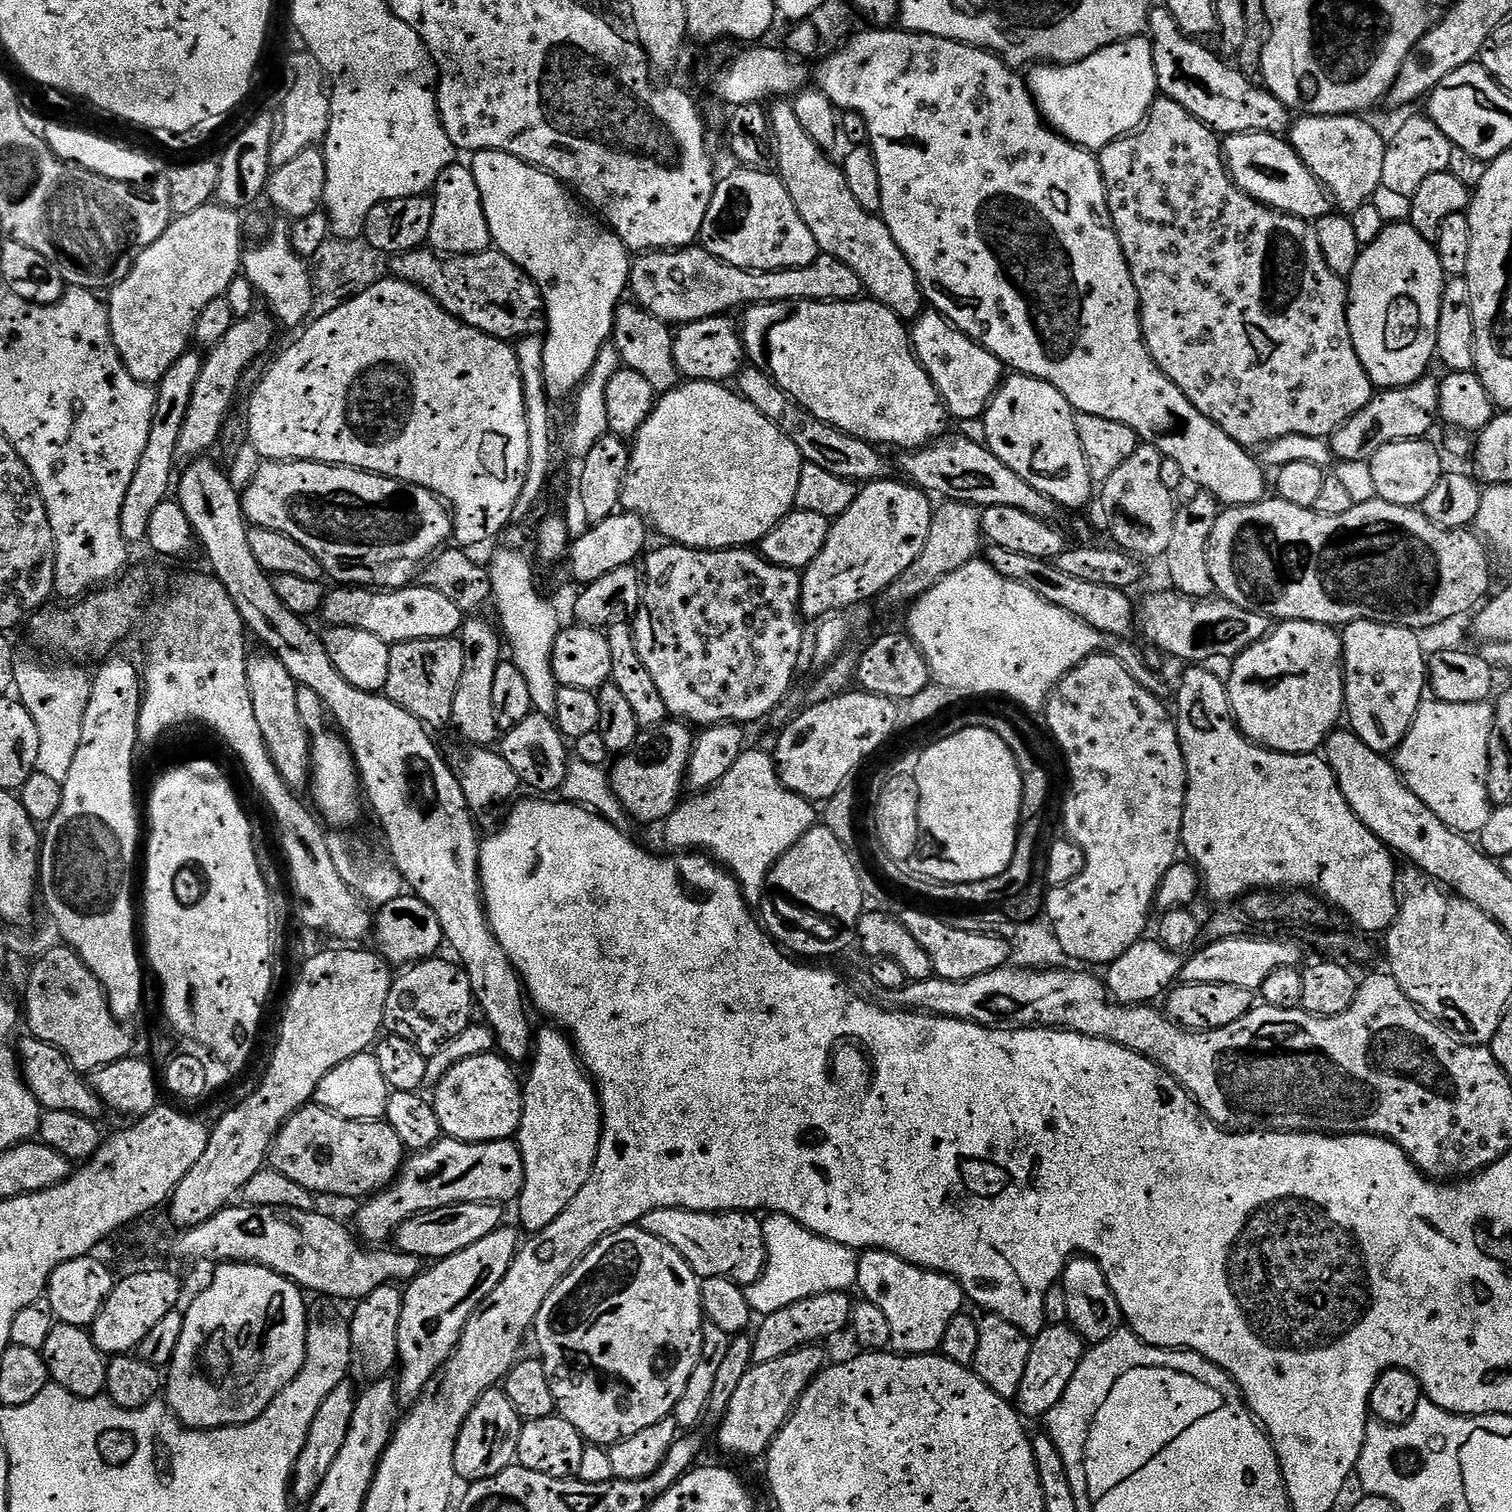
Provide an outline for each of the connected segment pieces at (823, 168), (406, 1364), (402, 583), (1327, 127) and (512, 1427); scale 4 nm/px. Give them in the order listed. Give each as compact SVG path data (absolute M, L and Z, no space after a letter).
M778 98L771 104L768 108L769 129L777 175L786 186L802 222L810 226L810 234L814 234L814 242L818 242L821 253L838 258L838 262L846 262L846 266L858 274L863 291L871 299L894 310L894 314L905 322L915 320L926 308L924 291L914 274L914 266L910 266L906 254L898 250L894 234L890 234L886 222L877 213L864 210L855 201L843 169L837 163L835 165L802 129L791 101Z
M508 1227L496 1228L486 1234L482 1242L474 1242L474 1246L458 1250L458 1254L435 1261L403 1289L402 1318L398 1322L398 1396L401 1401L415 1402L419 1398L430 1378L452 1357L470 1314L474 1314L494 1286L506 1278L518 1251L517 1229Z
M269 460L261 463L254 482L242 493L244 518L249 525L278 530L294 542L302 542L324 568L325 577L340 586L363 586L377 590L406 588L416 571L437 550L453 539L454 525L449 505L430 490L404 484L389 476L376 476L358 468L338 468L309 460Z
M1360 114L1351 116L1301 115L1290 128L1292 149L1302 158L1302 162L1311 170L1317 182L1328 189L1335 207L1344 214L1353 214L1352 212L1358 211L1363 204L1367 205L1382 184L1382 166L1388 145L1385 137L1380 137L1379 130L1374 125L1367 124L1364 119L1365 117Z
M499 1387L491 1388L470 1410L454 1446L454 1470L461 1481L485 1480L513 1467L522 1421Z

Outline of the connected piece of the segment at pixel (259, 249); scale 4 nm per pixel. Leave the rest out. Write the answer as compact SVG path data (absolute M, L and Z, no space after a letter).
M273 227L267 239L252 246L249 252L247 249L242 256L242 272L255 291L269 300L267 307L283 327L285 324L288 328L299 329L312 316L312 307L316 300L314 272L309 261L292 248L292 237L288 228Z

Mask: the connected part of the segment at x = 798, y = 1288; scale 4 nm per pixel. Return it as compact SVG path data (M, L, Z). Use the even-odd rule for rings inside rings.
M781 1212L765 1215L762 1223L768 1255L766 1266L756 1281L744 1288L746 1302L750 1302L753 1313L765 1317L774 1314L774 1310L782 1310L794 1302L802 1302L802 1298L814 1298L818 1294L831 1292L848 1292L856 1288L860 1261L857 1249L822 1238Z

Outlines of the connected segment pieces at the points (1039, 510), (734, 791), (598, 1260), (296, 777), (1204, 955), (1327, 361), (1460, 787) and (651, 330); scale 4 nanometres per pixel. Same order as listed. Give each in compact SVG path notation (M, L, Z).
M945 434L925 448L909 451L904 460L904 472L909 481L929 494L941 492L941 497L959 500L981 510L990 506L1014 506L1026 514L1051 521L1058 506L1042 490L1034 490L1026 478L1014 474L1006 462L999 460L979 439Z
M746 750L714 787L693 796L696 796L693 800L685 799L677 804L667 820L663 821L665 842L670 847L676 848L672 850L703 850L736 877L741 890L744 891L744 899L752 906L756 906L759 900L765 899L768 875L772 867L780 861L782 854L786 854L818 824L817 805L811 800L794 794L780 781L780 776L776 773L775 759L769 753L767 756L764 752Z
M633 1226L603 1236L574 1265L570 1274L566 1274L566 1278L562 1278L562 1282L558 1282L558 1286L554 1286L550 1298L546 1298L546 1302L542 1302L536 1315L534 1336L536 1332L536 1344L540 1347L538 1356L544 1362L546 1378L550 1382L550 1394L554 1394L558 1415L566 1418L566 1422L570 1422L570 1426L574 1426L574 1430L578 1430L578 1434L582 1434L589 1445L618 1444L658 1422L669 1419L675 1413L678 1398L682 1398L682 1393L686 1390L686 1382L690 1382L690 1374L694 1374L700 1361L702 1330L706 1323L704 1307L700 1301L700 1281L701 1277L697 1276L696 1271L688 1265L686 1258L682 1258L682 1254L678 1254L678 1250L674 1250L674 1246L654 1238L654 1234L646 1234L639 1226Z
M267 650L249 655L246 678L250 686L250 702L254 705L254 719L262 729L262 738L266 738L266 748L270 750L270 758L274 758L274 766L278 766L278 774L289 784L293 790L307 789L312 778L312 736L302 722L302 713L298 710L298 694L301 689L290 678L290 670L282 666L278 657Z
M1241 934L1225 940L1213 940L1197 947L1183 961L1179 979L1185 984L1223 982L1225 986L1242 986L1258 990L1262 982L1266 982L1266 978L1274 974L1274 970L1282 970L1283 967L1294 968L1301 963L1299 960L1303 958L1304 952L1294 941L1259 940L1256 936L1248 935Z
M1160 96L1150 106L1148 116L1145 118L1143 124L1128 136L1123 136L1107 144L1107 146L1098 153L1098 159L1100 161L1100 173L1104 179L1104 189L1106 190L1106 198L1108 199L1112 228L1118 234L1118 242L1126 254L1126 262L1132 271L1134 286L1140 295L1140 330L1144 334L1144 345L1148 347L1148 352L1154 358L1157 366L1159 366L1160 372L1166 374L1166 378L1170 378L1170 382L1174 382L1174 386L1178 386L1178 390L1182 390L1182 394L1186 394L1186 398L1190 398L1192 405L1202 414L1206 414L1206 418L1210 418L1210 422L1214 422L1222 430L1226 430L1226 434L1230 438L1234 438L1234 442L1238 442L1242 447L1249 450L1256 450L1268 444L1271 440L1277 440L1286 434L1306 434L1310 438L1318 438L1319 436L1325 438L1331 437L1332 433L1337 432L1347 420L1354 418L1354 414L1358 414L1358 410L1362 410L1362 406L1366 406L1372 401L1374 395L1372 379L1366 374L1362 362L1358 362L1358 354L1354 350L1354 342L1350 338L1350 326L1348 325L1348 286L1345 277L1334 274L1334 270L1330 270L1330 266L1326 264L1326 258L1322 256L1322 246L1318 246L1318 234L1316 233L1315 227L1313 227L1309 221L1300 220L1297 216L1291 216L1285 212L1275 212L1272 208L1267 208L1264 204L1259 204L1254 198L1247 196L1246 193L1236 185L1228 172L1228 165L1224 163L1222 140L1217 133L1207 128L1198 118L1194 118L1190 114L1190 110L1178 106L1178 102L1174 102L1168 96Z
M1428 698L1423 701L1406 734L1404 741L1394 753L1394 763L1400 772L1400 777L1406 782L1406 786L1446 826L1450 826L1455 832L1465 834L1479 834L1482 826L1490 818L1494 805L1488 801L1488 747L1490 746L1490 734L1492 733L1492 717L1494 708L1491 703L1483 704L1451 704L1442 702L1435 698Z
M635 302L621 303L616 309L616 325L612 328L611 343L616 345L620 363L630 370L638 370L658 394L672 391L681 383L682 377L674 362L672 345L673 329L654 314L644 311Z

